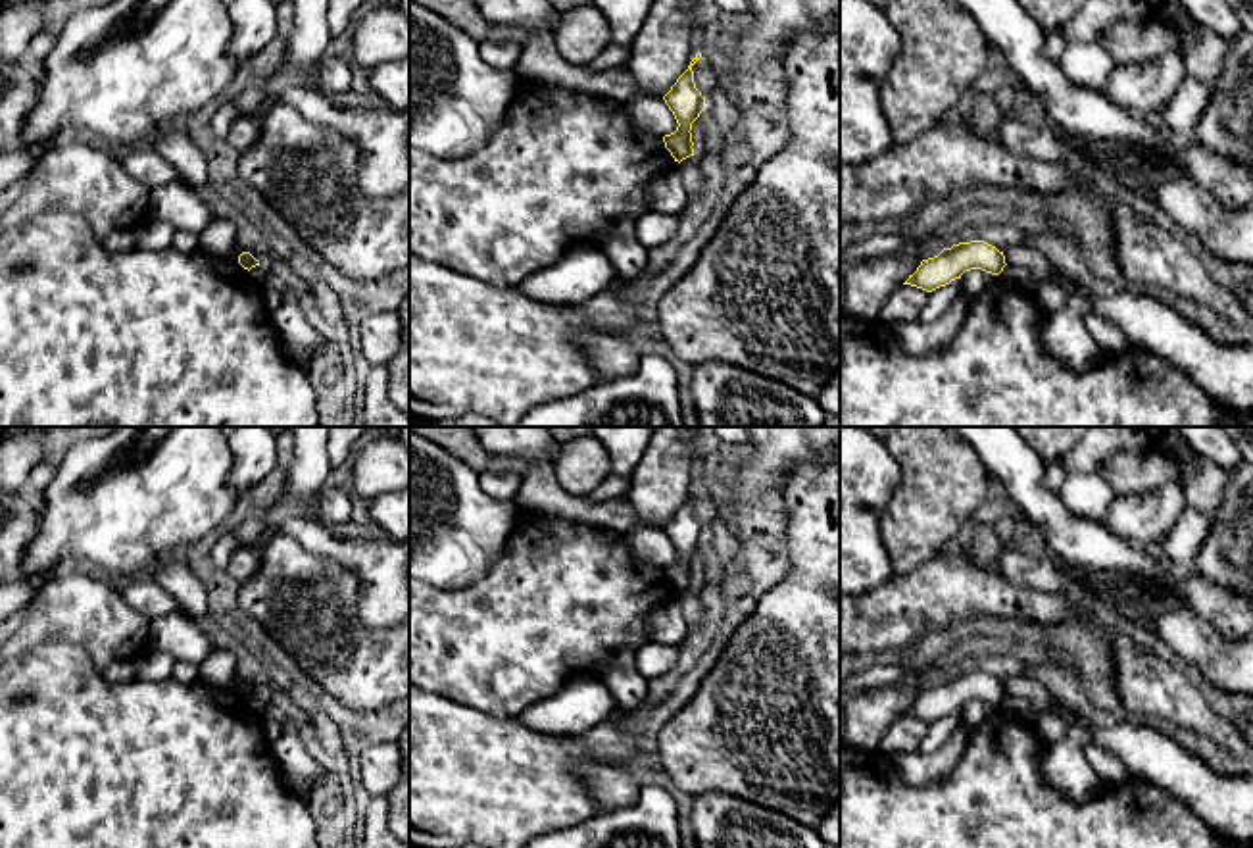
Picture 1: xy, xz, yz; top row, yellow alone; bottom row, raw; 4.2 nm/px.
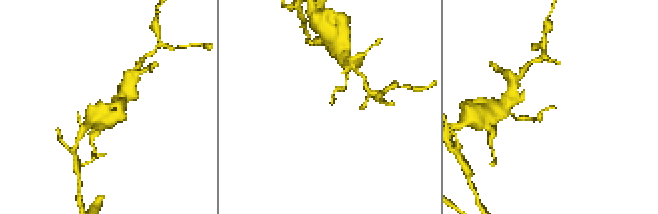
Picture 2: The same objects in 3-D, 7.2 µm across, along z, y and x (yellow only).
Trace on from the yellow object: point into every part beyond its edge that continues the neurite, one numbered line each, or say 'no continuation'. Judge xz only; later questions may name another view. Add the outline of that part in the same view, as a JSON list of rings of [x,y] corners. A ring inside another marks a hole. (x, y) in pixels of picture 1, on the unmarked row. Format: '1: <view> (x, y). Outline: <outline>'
no continuation

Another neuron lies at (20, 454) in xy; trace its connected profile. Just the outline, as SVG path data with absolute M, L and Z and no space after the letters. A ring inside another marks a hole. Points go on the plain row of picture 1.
M21 433L0 440L0 488L17 492L31 471L46 458L40 436Z

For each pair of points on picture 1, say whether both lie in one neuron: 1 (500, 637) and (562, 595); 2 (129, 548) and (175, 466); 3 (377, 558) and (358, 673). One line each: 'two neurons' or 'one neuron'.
1: one neuron
2: one neuron
3: two neurons

